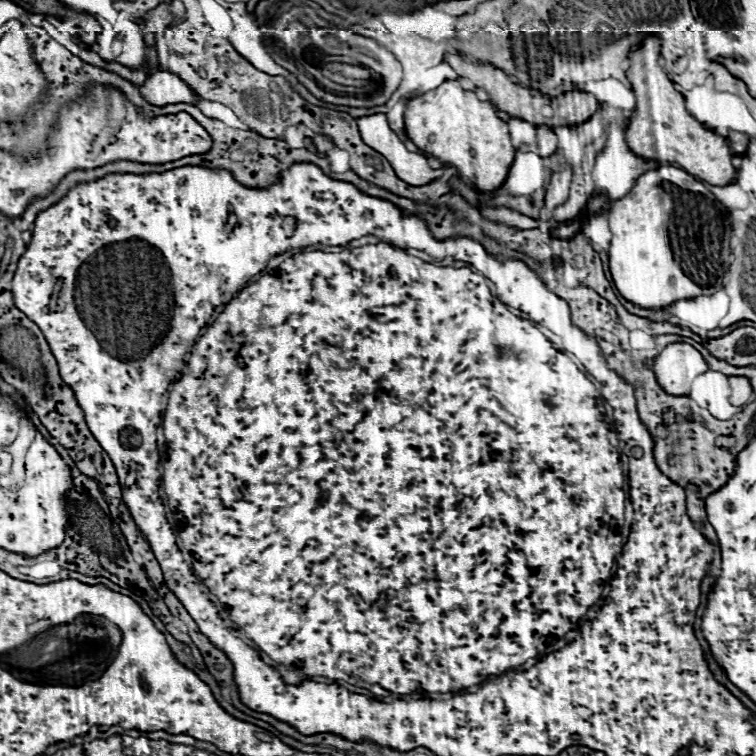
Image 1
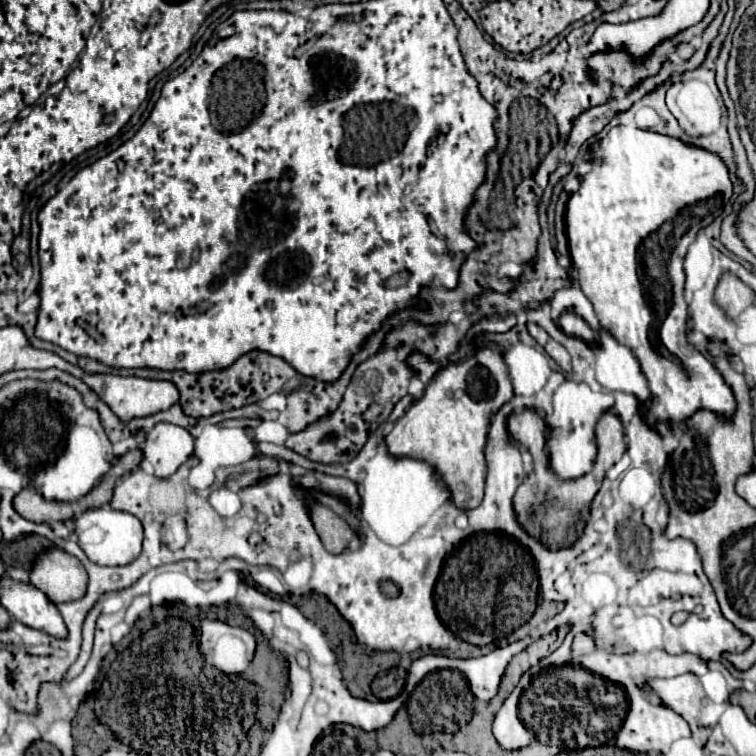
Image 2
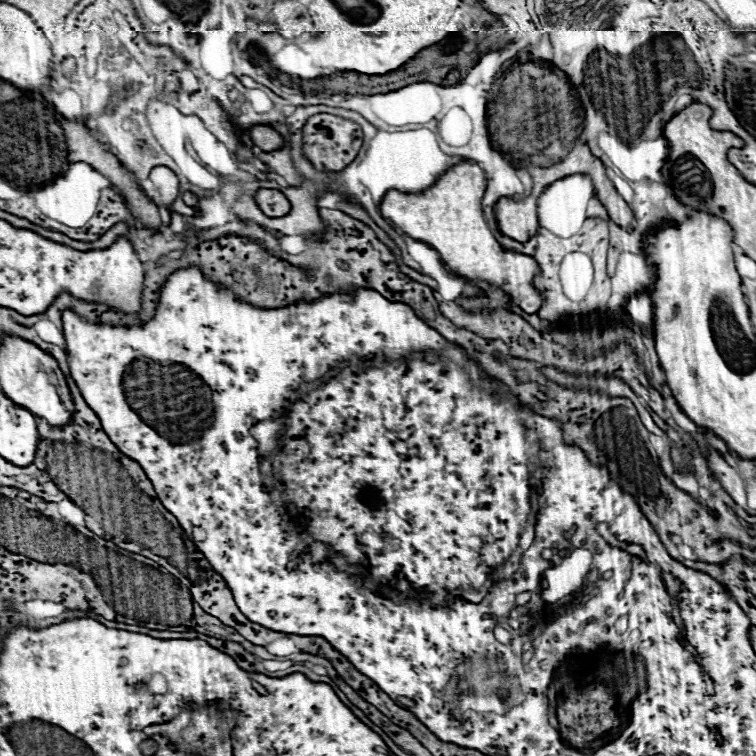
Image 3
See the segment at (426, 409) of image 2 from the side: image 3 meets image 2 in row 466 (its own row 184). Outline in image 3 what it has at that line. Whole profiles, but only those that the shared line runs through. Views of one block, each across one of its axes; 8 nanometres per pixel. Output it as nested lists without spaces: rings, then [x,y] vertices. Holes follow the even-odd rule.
[[[458,162],[452,166],[432,188],[418,194],[386,192],[380,212],[386,220],[392,220],[404,234],[414,240],[430,244],[448,266],[450,272],[474,282],[486,282],[498,286],[520,306],[526,314],[536,314],[544,298],[534,286],[534,278],[540,274],[540,266],[532,256],[522,256],[504,250],[486,226],[482,216],[482,196],[486,190],[486,176],[478,164]]]

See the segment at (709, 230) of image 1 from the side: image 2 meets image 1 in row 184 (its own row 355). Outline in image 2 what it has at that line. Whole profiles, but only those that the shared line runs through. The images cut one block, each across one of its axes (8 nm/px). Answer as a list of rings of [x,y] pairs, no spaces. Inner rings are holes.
[[[616,126],[610,130],[610,134],[606,138],[602,138],[594,148],[592,148],[592,162],[594,162],[594,170],[590,174],[584,176],[582,186],[576,194],[572,194],[568,208],[566,208],[566,234],[568,234],[568,248],[570,248],[570,256],[572,256],[572,264],[578,270],[578,280],[582,286],[582,292],[586,294],[586,298],[592,302],[594,312],[600,320],[600,326],[612,334],[622,346],[628,346],[632,350],[632,354],[636,356],[636,360],[642,366],[642,372],[648,380],[648,388],[650,388],[650,400],[646,402],[646,416],[652,416],[658,422],[666,422],[666,424],[676,424],[678,428],[684,428],[684,422],[690,420],[698,410],[710,410],[720,418],[732,418],[736,412],[736,400],[732,394],[732,388],[724,382],[722,374],[716,372],[716,366],[710,358],[706,358],[700,350],[696,350],[690,342],[688,342],[688,304],[684,300],[684,270],[682,270],[682,262],[686,256],[688,246],[694,242],[696,234],[700,228],[708,226],[716,216],[722,214],[722,200],[730,200],[732,196],[732,182],[728,178],[728,170],[724,166],[724,162],[702,148],[690,146],[680,142],[678,138],[670,138],[670,136],[662,136],[656,132],[648,132],[648,130],[640,130],[634,126]]]

